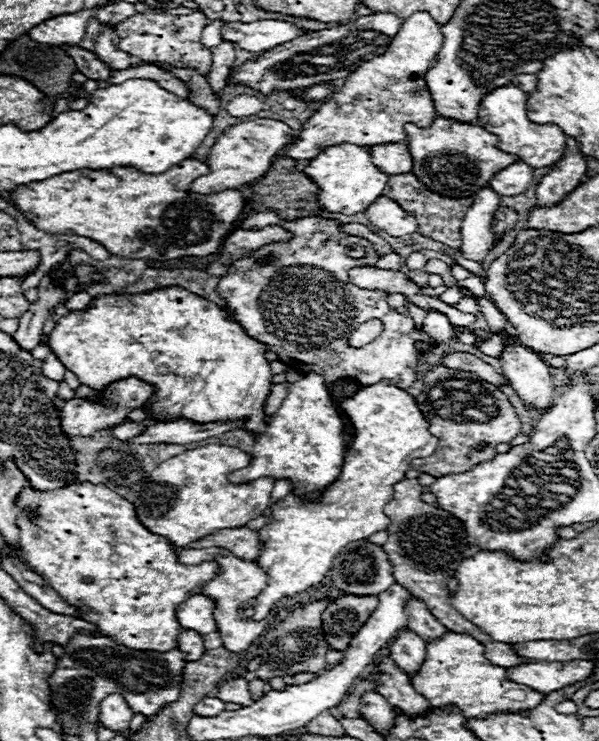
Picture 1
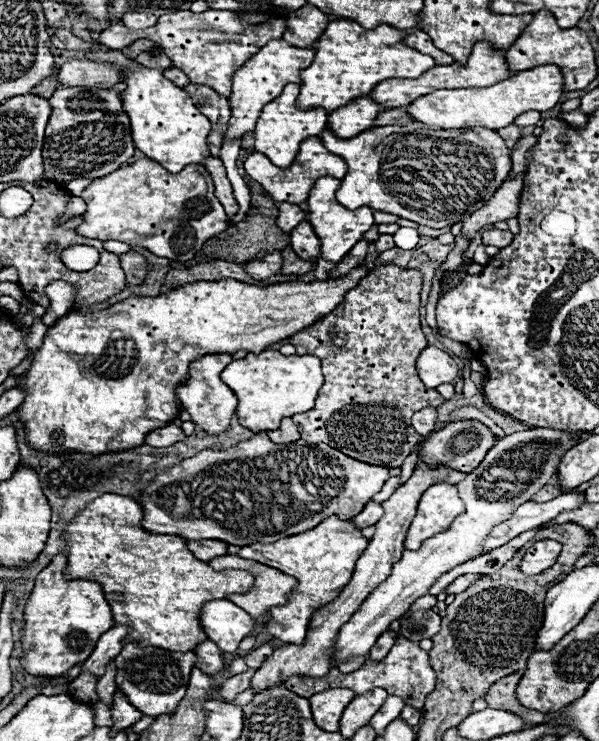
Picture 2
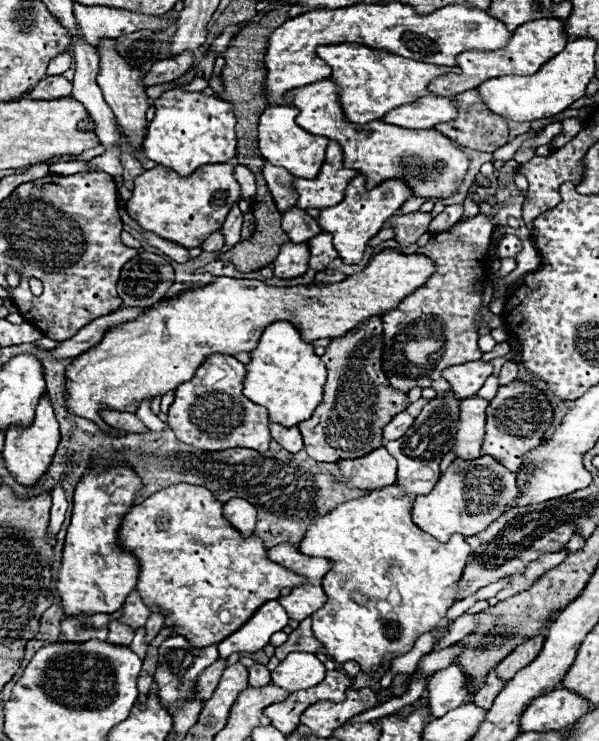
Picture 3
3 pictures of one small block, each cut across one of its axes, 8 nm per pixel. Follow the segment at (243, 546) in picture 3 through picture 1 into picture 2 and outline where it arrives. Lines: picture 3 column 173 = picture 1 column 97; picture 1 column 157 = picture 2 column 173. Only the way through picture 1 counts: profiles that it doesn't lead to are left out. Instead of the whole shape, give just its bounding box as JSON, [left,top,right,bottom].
[64,494,254,652]

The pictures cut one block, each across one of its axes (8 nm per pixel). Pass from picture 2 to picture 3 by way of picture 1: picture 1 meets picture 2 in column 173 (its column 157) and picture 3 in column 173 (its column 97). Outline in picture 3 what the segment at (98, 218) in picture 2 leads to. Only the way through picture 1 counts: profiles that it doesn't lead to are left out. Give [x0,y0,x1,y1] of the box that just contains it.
[126,164,240,248]

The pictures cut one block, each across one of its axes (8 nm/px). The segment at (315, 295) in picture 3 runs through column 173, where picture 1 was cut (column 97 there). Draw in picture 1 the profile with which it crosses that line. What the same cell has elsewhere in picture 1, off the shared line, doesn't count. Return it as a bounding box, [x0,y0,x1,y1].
[48,288,272,436]

